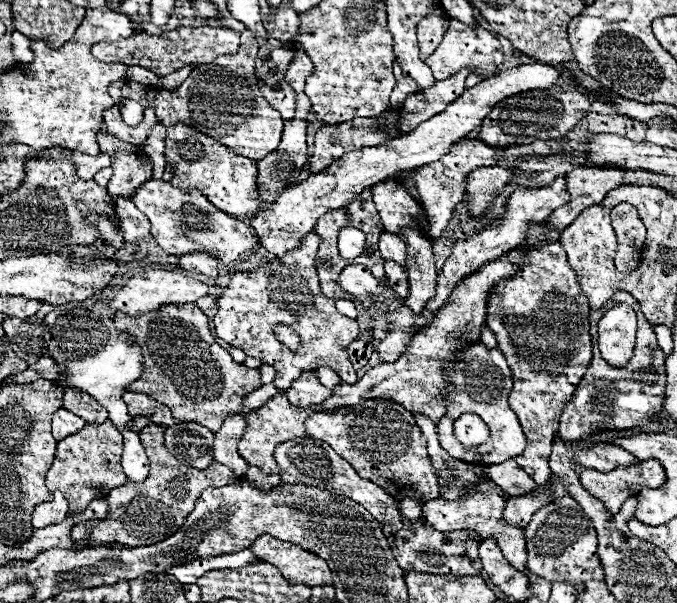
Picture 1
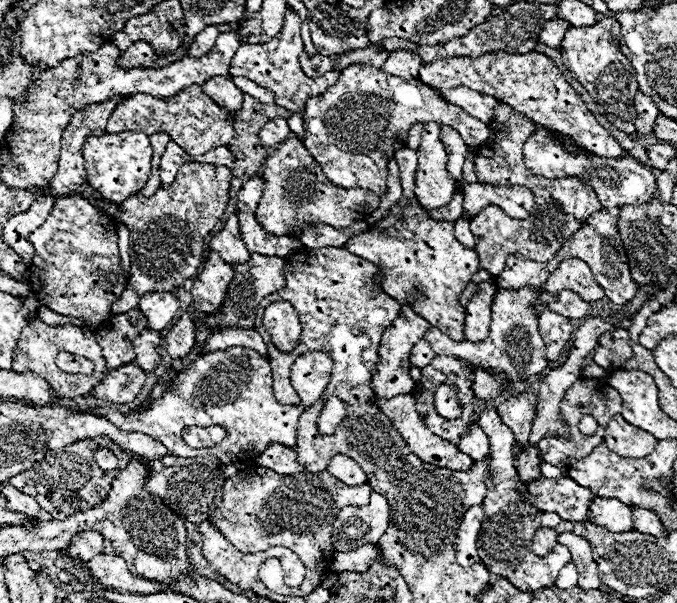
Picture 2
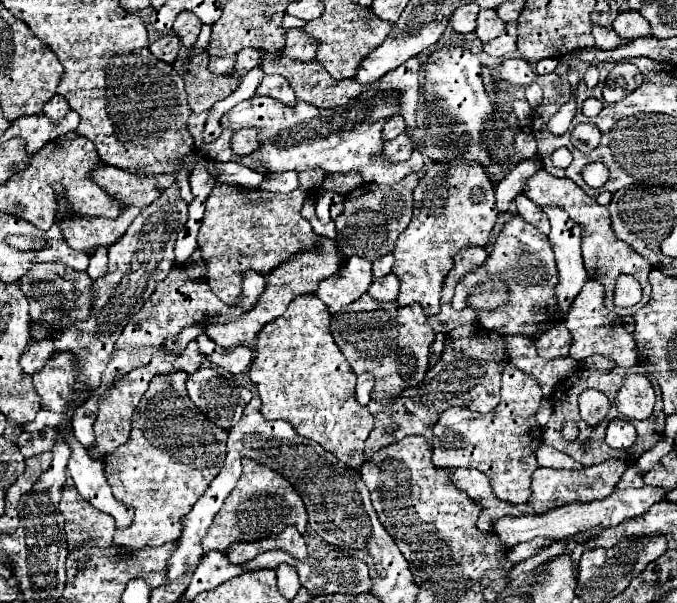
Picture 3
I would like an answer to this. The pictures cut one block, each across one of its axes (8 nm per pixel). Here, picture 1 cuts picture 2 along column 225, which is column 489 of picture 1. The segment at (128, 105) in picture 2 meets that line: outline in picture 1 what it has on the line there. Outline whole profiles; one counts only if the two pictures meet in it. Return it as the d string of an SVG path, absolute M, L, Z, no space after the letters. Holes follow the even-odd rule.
M572 88L572 92L554 92L554 90L528 90L512 98L504 98L498 102L488 116L482 120L478 138L494 148L506 148L510 144L522 144L528 138L540 138L540 140L554 140L564 138L580 120L586 116L590 108L590 100L582 88Z

